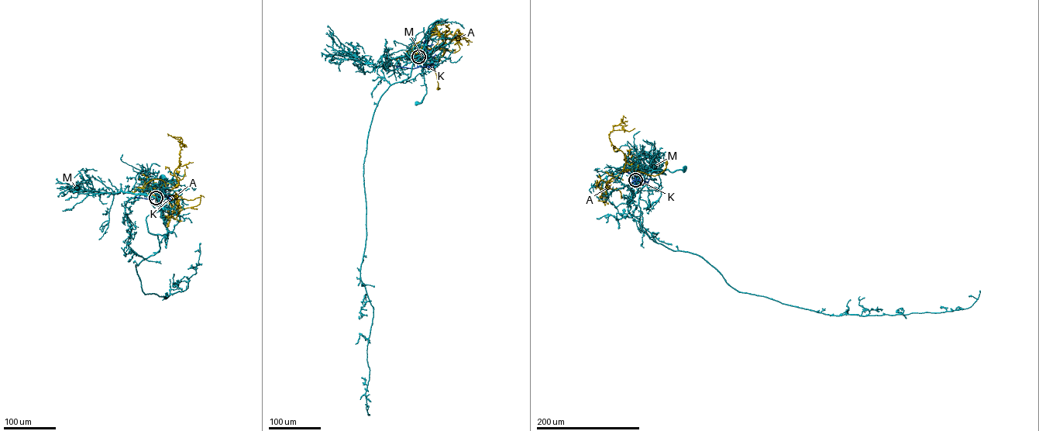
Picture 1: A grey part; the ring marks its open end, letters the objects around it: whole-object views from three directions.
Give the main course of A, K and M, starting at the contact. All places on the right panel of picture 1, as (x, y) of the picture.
A: (635, 180), (636, 171), (624, 159), (630, 161), (631, 170), (653, 176), (664, 170), (666, 163)
K: (635, 180), (642, 177), (645, 181), (642, 183), (636, 180), (636, 174)
M: (635, 180), (638, 184), (645, 174), (655, 170), (668, 170), (672, 172), (683, 168)

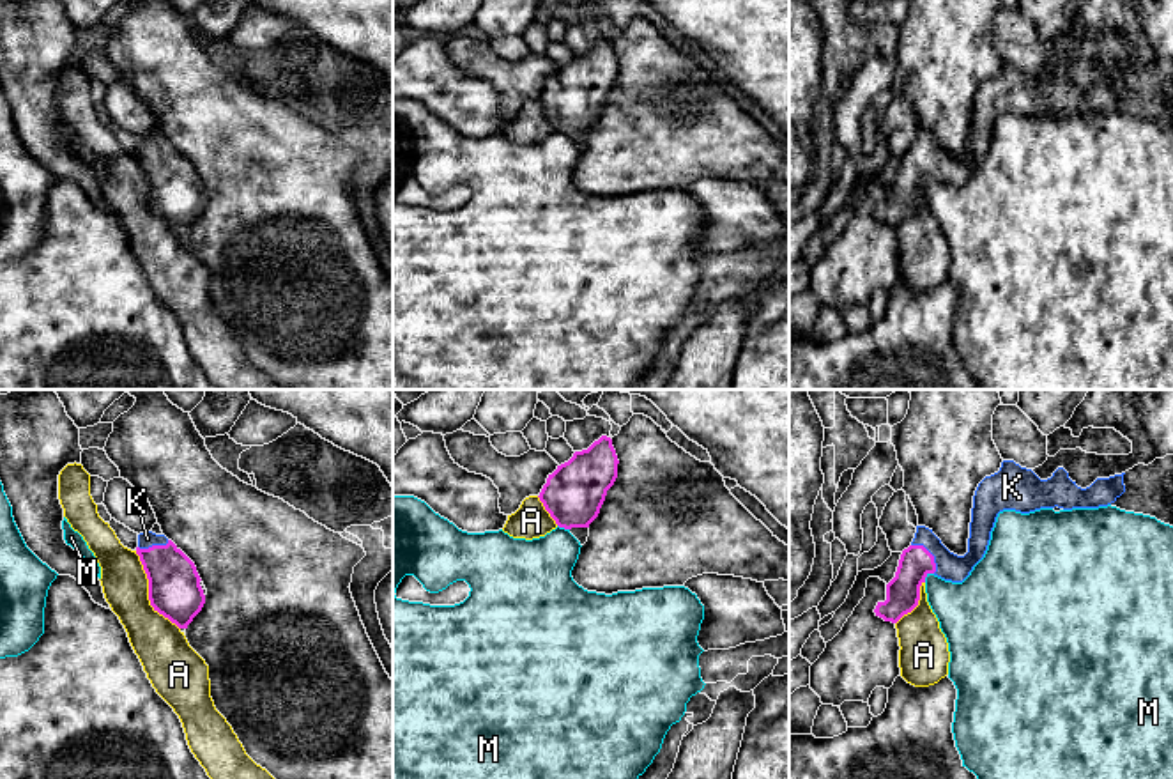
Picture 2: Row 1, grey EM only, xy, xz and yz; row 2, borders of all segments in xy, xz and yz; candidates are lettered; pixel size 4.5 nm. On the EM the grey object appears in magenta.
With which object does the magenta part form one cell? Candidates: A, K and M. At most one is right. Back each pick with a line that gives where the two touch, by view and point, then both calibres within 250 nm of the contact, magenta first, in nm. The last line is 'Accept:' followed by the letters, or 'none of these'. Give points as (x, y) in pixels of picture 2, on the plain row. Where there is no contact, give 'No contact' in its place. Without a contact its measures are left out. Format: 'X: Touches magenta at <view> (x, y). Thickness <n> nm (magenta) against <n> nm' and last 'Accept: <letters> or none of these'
K: Touches magenta at yz (931, 158). Thickness 160 nm (magenta) against 130 nm
Accept: K

